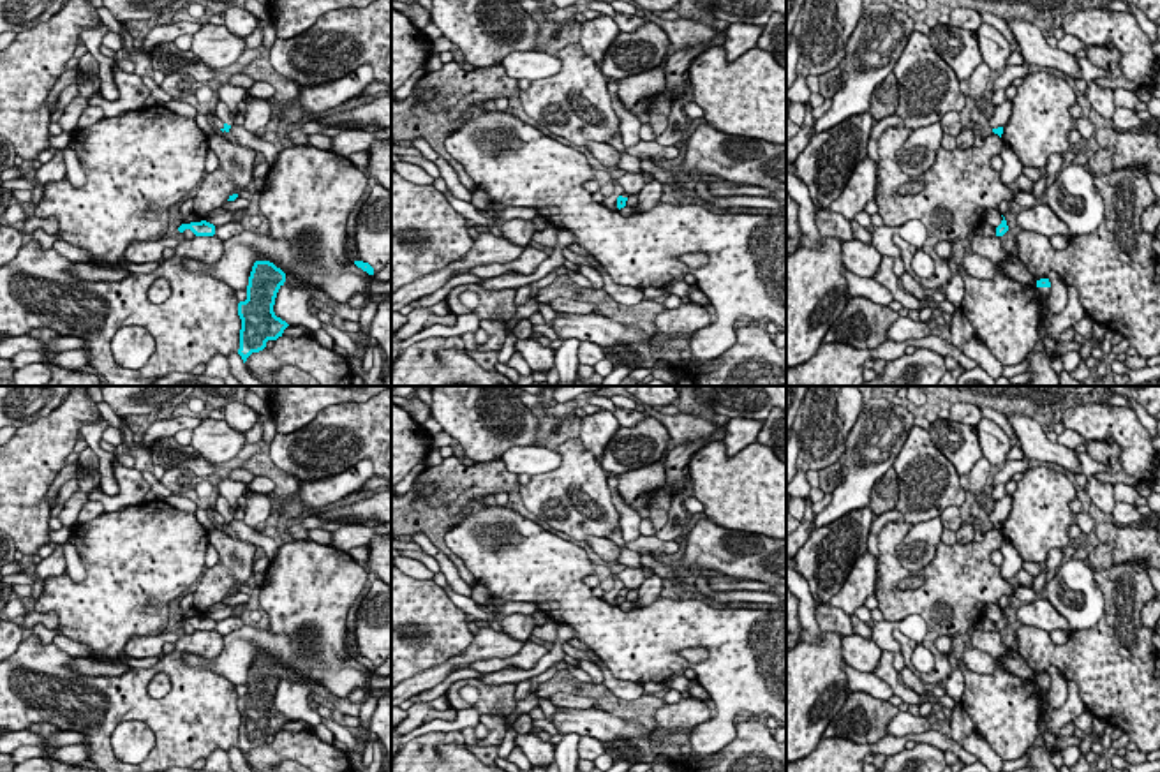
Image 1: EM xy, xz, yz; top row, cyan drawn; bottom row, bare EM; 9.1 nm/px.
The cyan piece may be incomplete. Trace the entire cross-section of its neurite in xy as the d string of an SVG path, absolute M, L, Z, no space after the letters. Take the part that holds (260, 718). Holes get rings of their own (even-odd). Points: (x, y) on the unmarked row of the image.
M256 656L249 672L247 694L238 698L242 714L240 744L243 758L252 747L266 742L268 735L282 731L289 721L275 710L273 700L286 668L270 656Z

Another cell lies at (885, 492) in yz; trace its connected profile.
M894 469L887 471L871 490L869 508L874 516L880 516L896 508L899 499L899 481Z

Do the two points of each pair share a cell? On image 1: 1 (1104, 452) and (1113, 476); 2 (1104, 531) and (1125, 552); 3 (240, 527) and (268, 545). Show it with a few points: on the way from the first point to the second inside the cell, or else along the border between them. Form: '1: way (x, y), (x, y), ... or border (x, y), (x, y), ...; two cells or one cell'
1: way (1109, 457), (1113, 471); one cell
2: way (1109, 533), (1123, 547); one cell
3: way (247, 533), (261, 541); one cell

